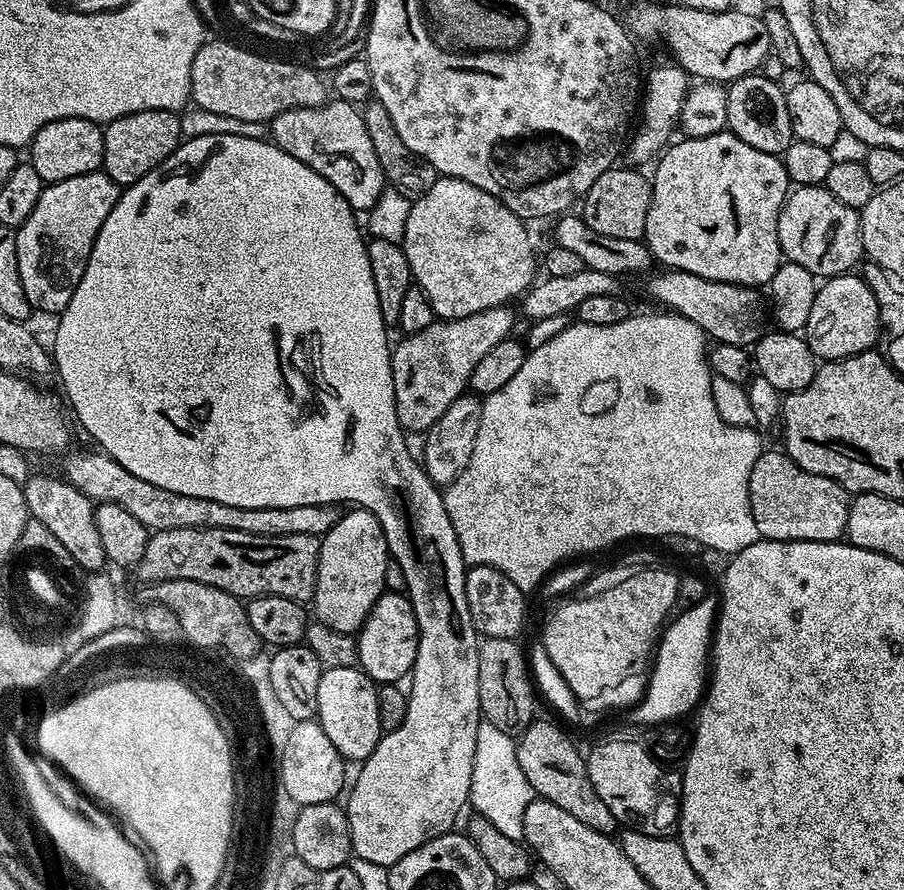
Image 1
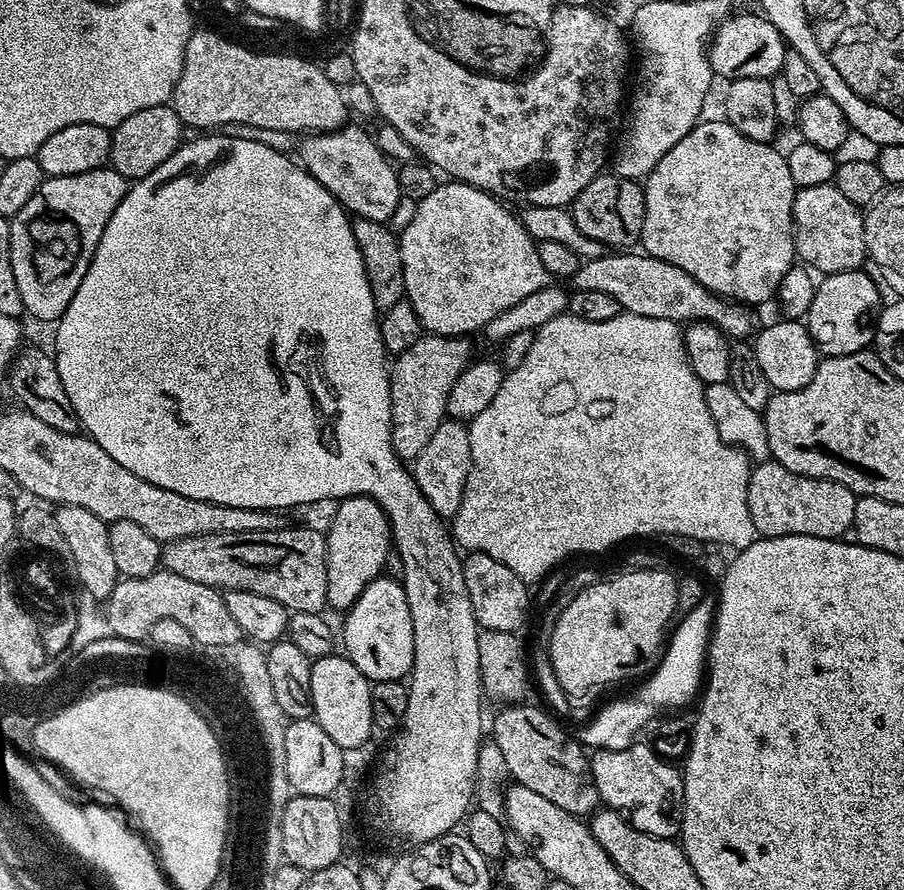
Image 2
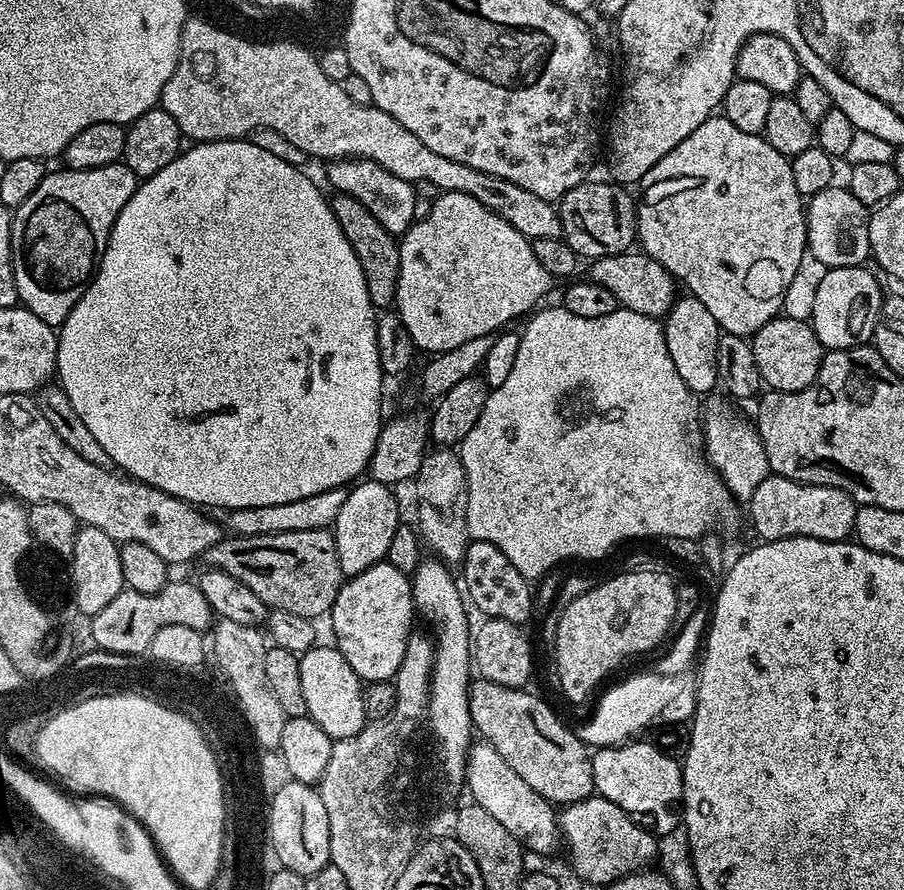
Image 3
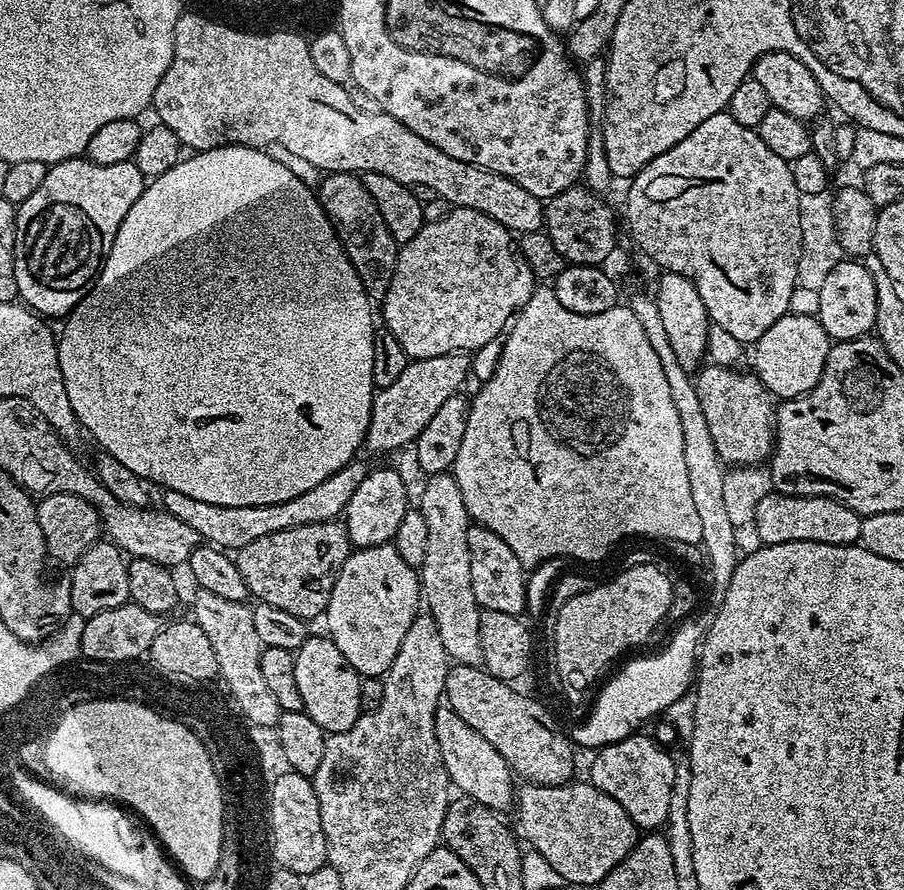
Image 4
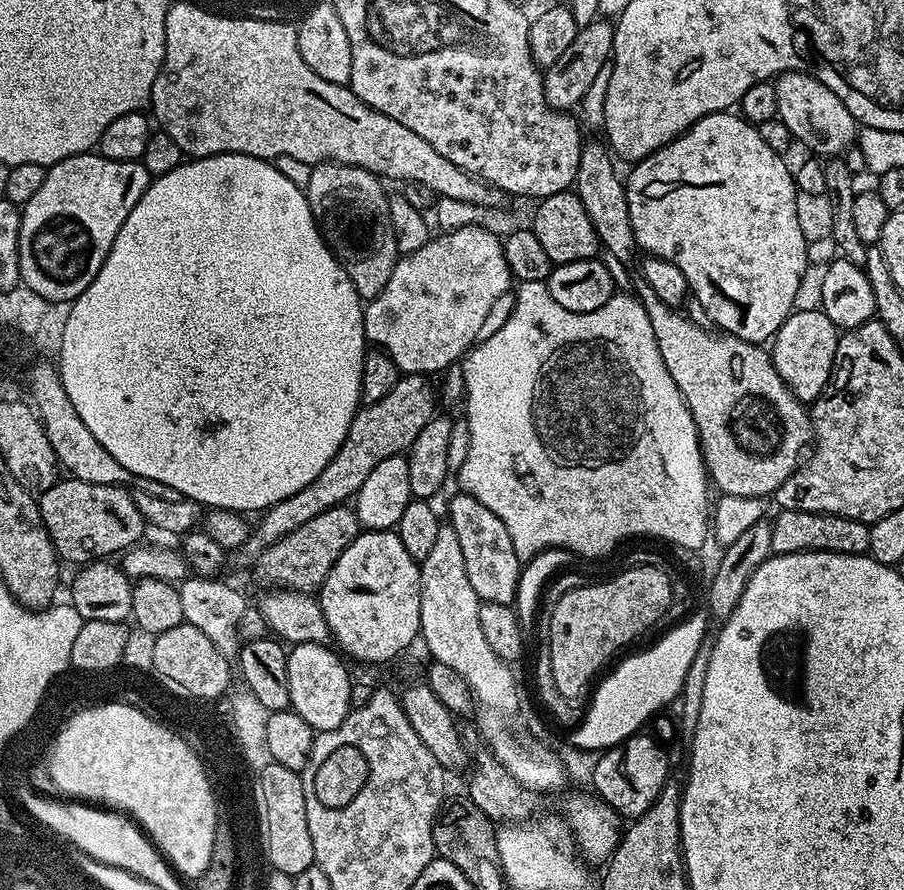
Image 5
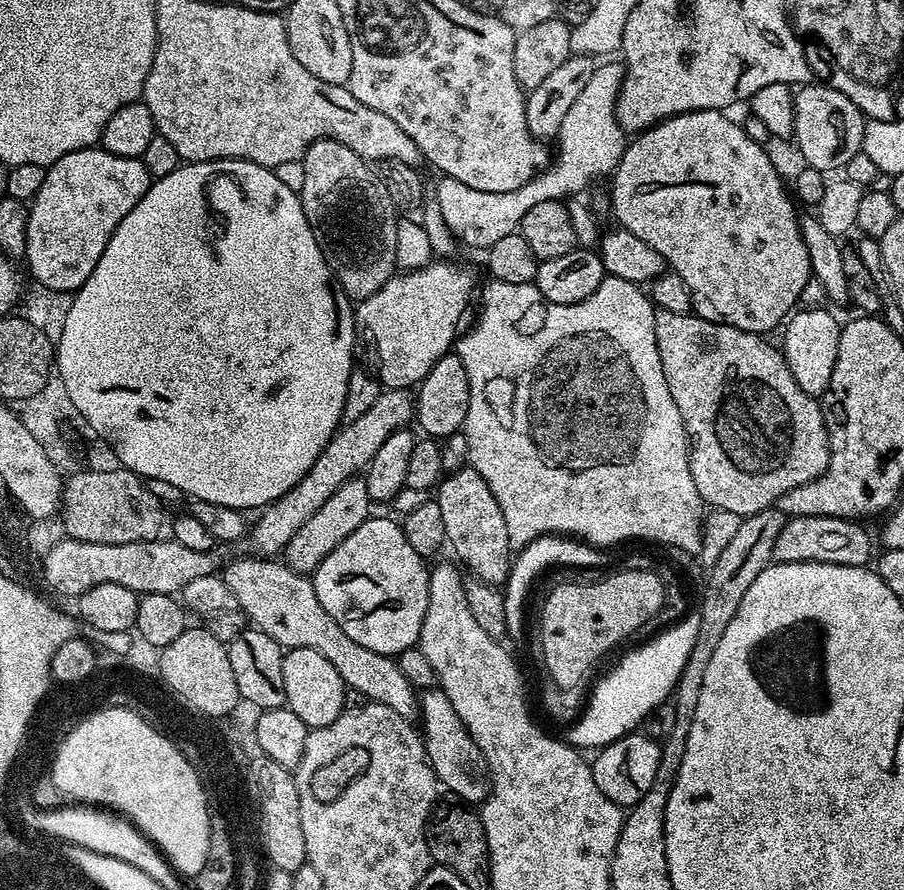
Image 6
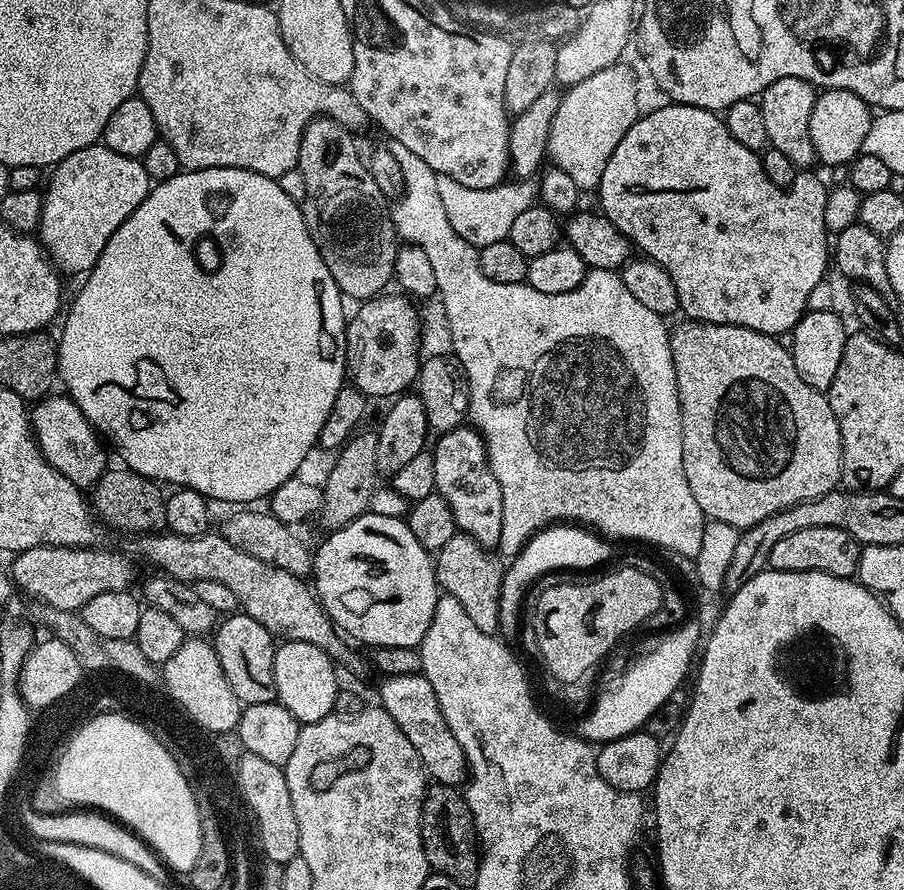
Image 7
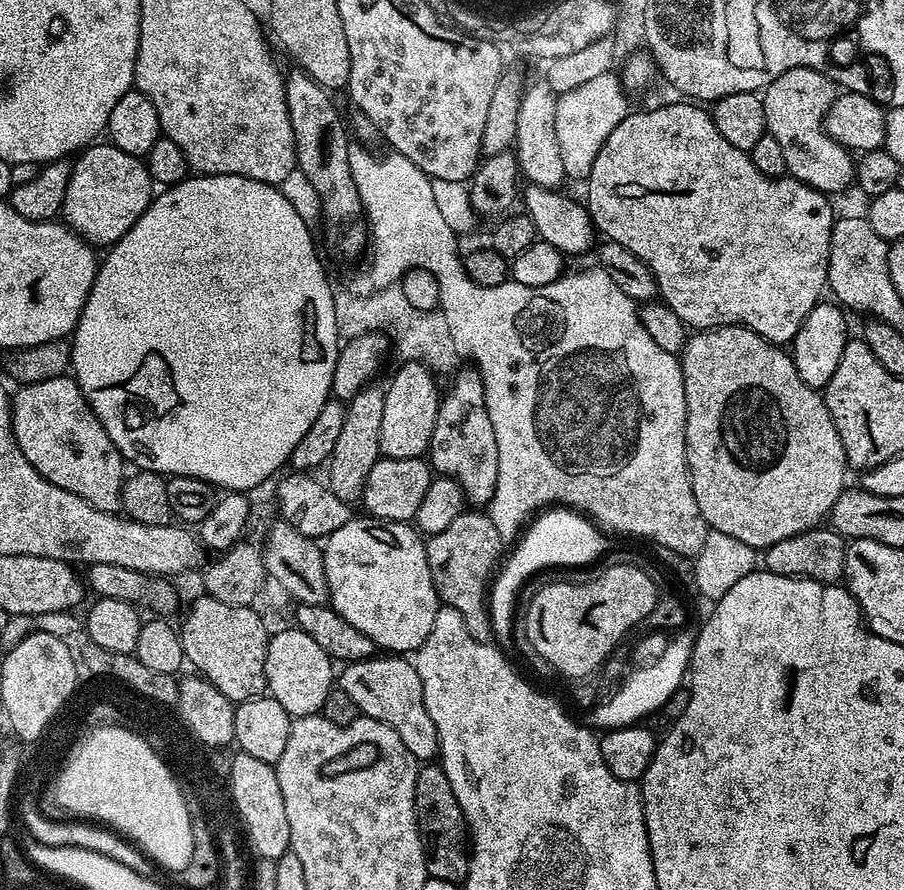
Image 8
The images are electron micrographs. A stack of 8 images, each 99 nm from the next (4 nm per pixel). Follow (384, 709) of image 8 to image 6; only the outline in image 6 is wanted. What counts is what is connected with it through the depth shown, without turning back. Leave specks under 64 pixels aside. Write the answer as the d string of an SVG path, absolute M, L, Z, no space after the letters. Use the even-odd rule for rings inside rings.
M439 686L421 691L418 696L418 724L422 729L424 749L441 789L449 788L457 801L468 806L479 806L490 795L492 778L488 775L488 763L478 750L478 742L466 730L454 702L446 698Z

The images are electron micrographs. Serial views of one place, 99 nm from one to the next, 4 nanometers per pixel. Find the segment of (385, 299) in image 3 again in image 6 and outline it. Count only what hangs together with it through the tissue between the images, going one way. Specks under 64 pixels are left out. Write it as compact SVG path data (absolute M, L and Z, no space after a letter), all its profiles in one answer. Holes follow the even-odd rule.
M315 140L304 151L300 173L300 201L302 210L314 230L314 238L330 266L333 277L348 299L359 302L378 294L391 276L397 275L394 242L398 211L384 184L383 175L375 172L369 161L362 159L350 146L342 146L337 140Z

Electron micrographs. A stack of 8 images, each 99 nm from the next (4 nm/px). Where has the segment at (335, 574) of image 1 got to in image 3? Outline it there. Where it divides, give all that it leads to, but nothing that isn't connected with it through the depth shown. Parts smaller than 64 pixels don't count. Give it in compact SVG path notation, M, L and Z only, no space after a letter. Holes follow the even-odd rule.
M371 478L360 483L348 492L346 502L342 502L342 510L338 510L338 518L334 525L338 566L345 578L362 574L362 570L381 563L390 550L394 530L398 530L402 523L400 504L392 493L395 491L389 485L380 484Z

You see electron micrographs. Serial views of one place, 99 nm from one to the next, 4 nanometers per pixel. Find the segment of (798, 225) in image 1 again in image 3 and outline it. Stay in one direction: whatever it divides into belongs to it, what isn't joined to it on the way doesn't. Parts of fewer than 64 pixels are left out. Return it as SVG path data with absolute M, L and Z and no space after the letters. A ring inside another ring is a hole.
M831 186L822 189L806 200L808 218L808 252L830 268L858 268L869 259L870 230L868 229L869 205L858 202L847 187Z

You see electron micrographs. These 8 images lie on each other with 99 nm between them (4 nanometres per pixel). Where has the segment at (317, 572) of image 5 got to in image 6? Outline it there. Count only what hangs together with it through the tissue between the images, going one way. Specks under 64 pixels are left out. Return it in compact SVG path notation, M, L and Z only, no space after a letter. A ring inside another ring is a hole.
M353 478L342 482L342 486L334 490L334 494L330 494L330 502L326 502L322 510L314 510L314 514L306 518L298 534L290 538L290 542L284 547L282 553L283 563L298 573L315 572L316 567L326 558L326 554L330 554L330 550L346 542L346 538L350 538L350 534L354 534L354 530L358 530L362 522L370 519L370 513L373 511L371 508L374 508L374 502L366 490L366 482L363 478Z

